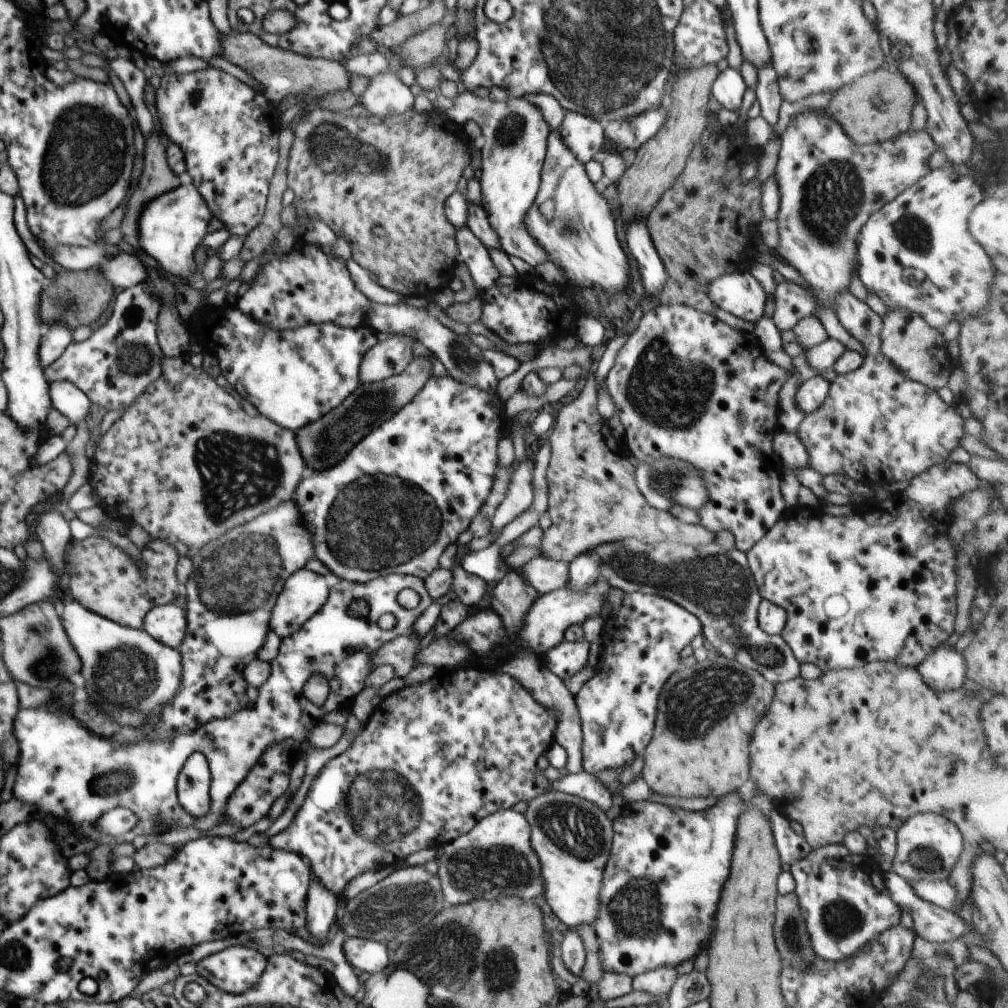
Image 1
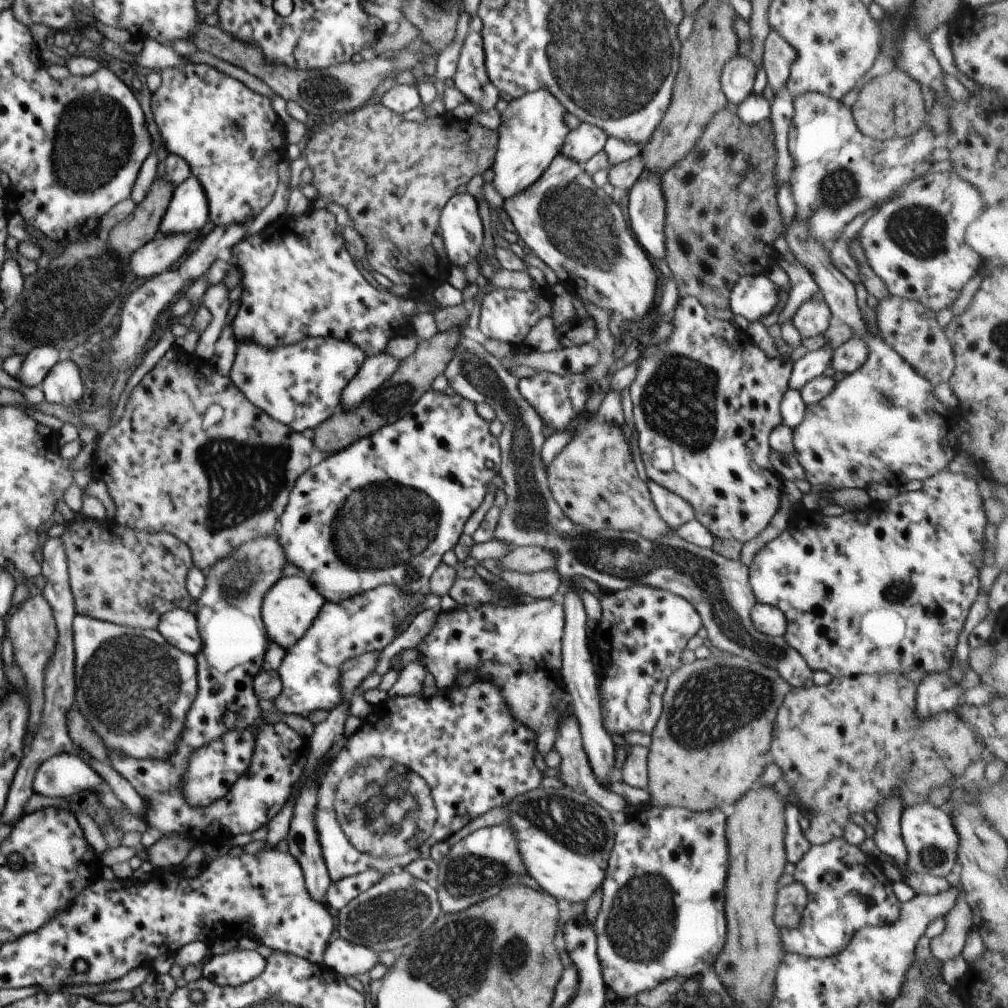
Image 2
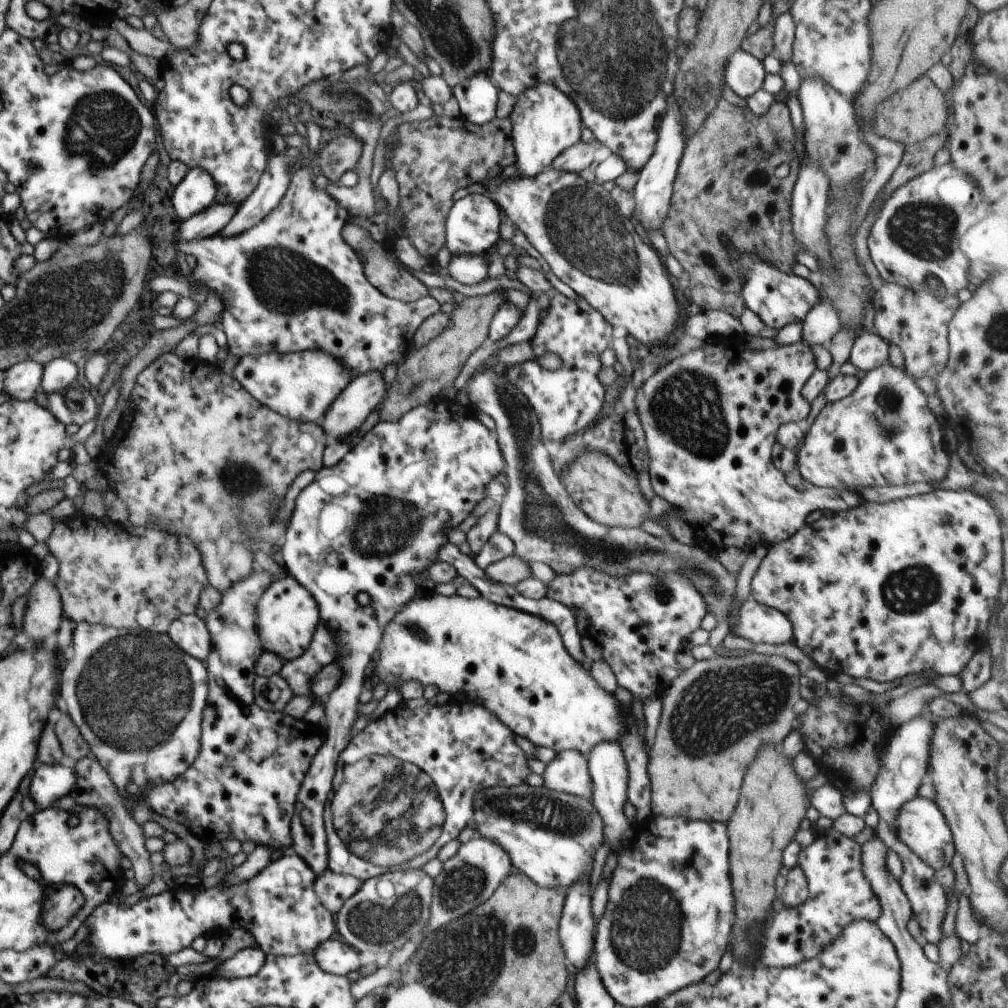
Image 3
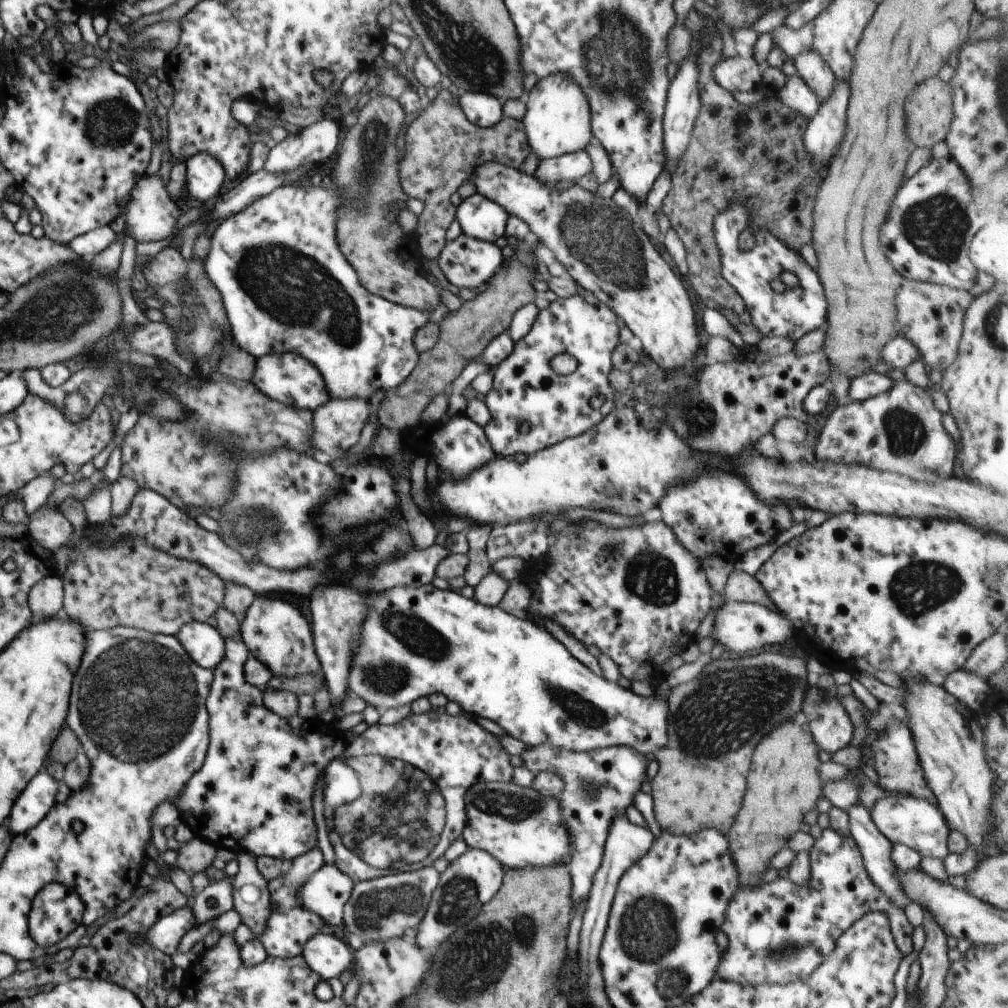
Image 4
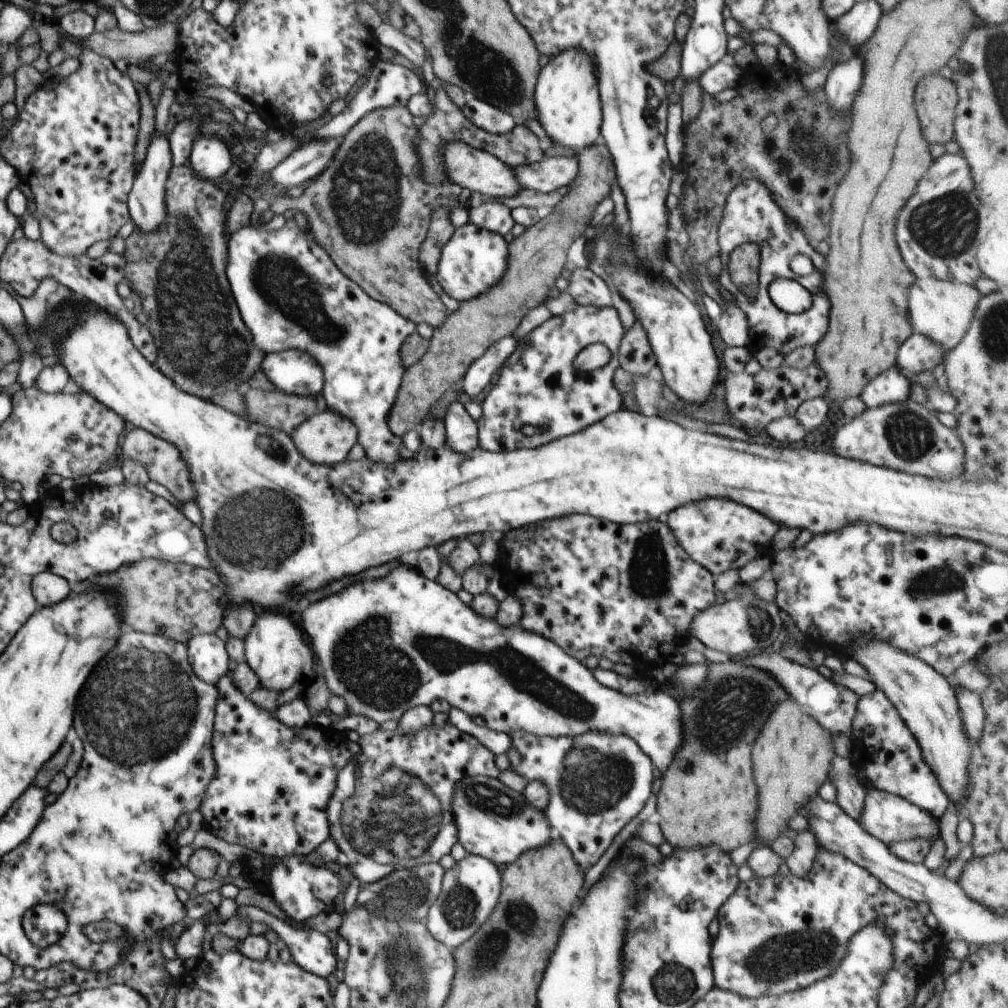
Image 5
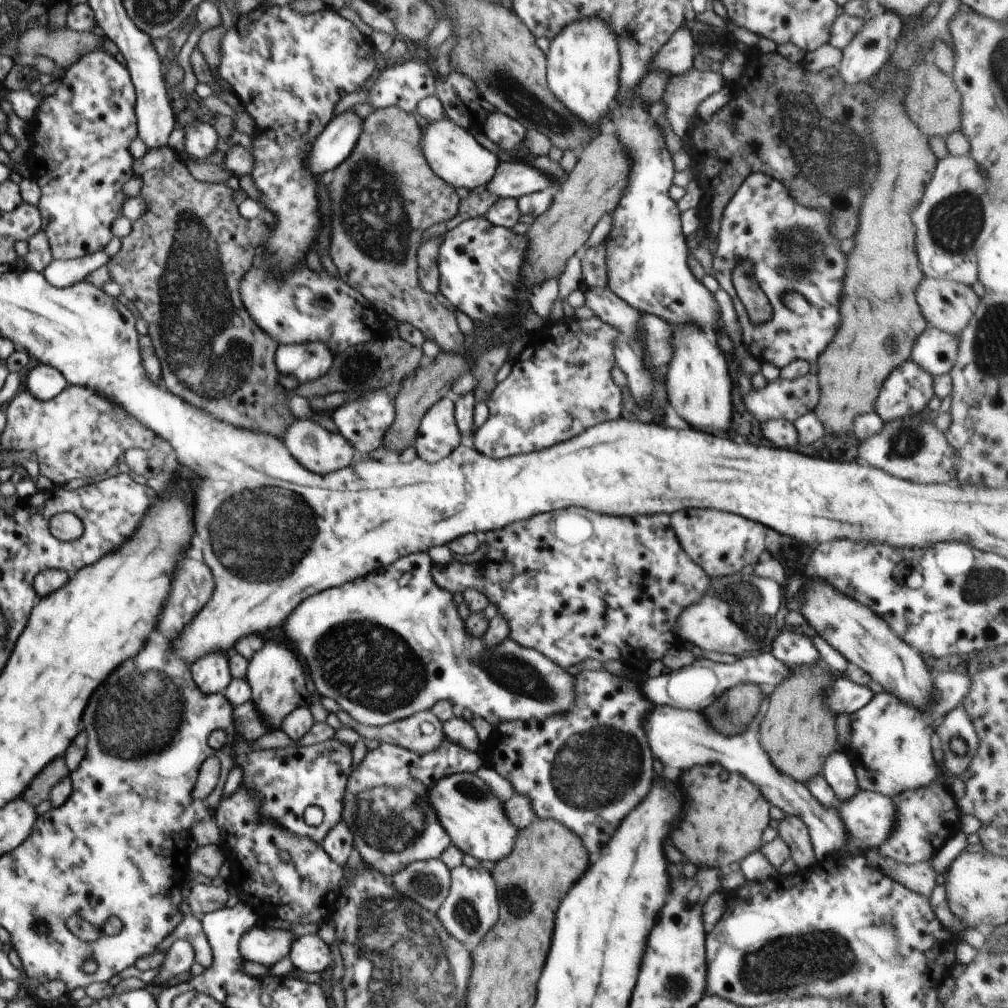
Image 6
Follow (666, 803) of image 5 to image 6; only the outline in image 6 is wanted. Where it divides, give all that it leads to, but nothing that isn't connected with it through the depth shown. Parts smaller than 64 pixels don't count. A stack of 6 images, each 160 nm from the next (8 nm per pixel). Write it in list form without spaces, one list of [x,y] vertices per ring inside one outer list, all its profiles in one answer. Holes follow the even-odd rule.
[[[738,684],[732,686],[730,690],[726,690],[716,704],[712,704],[708,710],[702,710],[704,716],[708,718],[708,724],[718,731],[718,734],[738,734],[742,732],[750,720],[754,718],[754,714],[758,712],[760,704],[762,704],[762,692],[758,686],[754,684]],[[726,708],[726,712],[724,712]],[[710,712],[710,714],[708,714]],[[696,766],[682,774],[686,800],[686,816],[672,832],[672,842],[696,867],[715,867],[727,871],[733,862],[742,861],[748,854],[761,851],[762,834],[769,826],[771,806],[762,797],[758,786],[740,774],[724,774],[722,782],[714,784],[716,766]]]

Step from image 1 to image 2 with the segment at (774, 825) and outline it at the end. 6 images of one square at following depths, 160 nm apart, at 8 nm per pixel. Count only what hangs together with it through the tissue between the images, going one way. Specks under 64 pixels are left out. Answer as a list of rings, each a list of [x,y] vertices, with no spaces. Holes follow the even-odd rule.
[[[785,802],[785,819],[787,824],[785,834],[785,855],[788,862],[796,864],[810,850],[811,844],[805,837],[805,833],[800,829],[798,820],[800,820],[801,808]]]

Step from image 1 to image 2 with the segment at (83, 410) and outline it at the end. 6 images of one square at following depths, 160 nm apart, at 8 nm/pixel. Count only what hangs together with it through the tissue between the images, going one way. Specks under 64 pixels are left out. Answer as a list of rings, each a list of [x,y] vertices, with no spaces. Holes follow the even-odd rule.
[[[63,356],[42,381],[42,392],[45,400],[53,405],[69,407],[78,404],[84,394],[79,366]]]

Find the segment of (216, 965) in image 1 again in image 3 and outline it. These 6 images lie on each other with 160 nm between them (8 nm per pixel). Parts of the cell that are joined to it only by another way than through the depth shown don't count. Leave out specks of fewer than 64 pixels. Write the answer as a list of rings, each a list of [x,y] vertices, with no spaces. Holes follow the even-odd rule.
[[[259,947],[240,950],[232,958],[221,962],[214,970],[220,978],[250,978],[264,967],[265,957]]]

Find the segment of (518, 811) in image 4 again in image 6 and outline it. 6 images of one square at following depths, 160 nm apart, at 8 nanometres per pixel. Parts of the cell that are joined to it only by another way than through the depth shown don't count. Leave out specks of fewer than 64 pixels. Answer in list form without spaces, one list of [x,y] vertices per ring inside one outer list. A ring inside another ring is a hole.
[[[456,773],[442,778],[430,788],[428,798],[450,841],[462,853],[480,863],[486,860],[496,863],[512,854],[521,829],[506,816],[504,802],[475,773]]]

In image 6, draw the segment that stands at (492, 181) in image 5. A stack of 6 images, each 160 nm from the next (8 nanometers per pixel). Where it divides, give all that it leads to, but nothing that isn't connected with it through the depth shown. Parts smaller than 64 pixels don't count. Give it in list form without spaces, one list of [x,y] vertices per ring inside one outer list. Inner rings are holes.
[[[444,119],[423,124],[422,152],[434,173],[454,188],[474,190],[480,186],[487,186],[494,178],[495,170],[500,166],[499,158],[483,147],[474,139],[474,136],[460,126],[452,123],[451,119]]]

